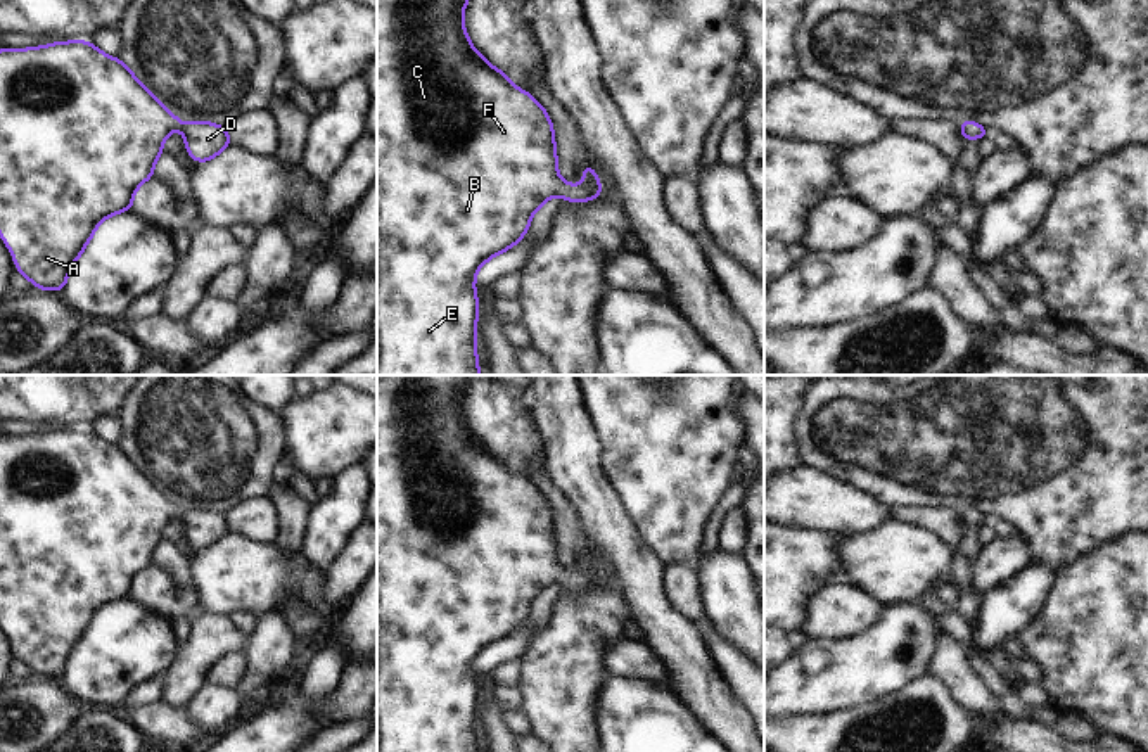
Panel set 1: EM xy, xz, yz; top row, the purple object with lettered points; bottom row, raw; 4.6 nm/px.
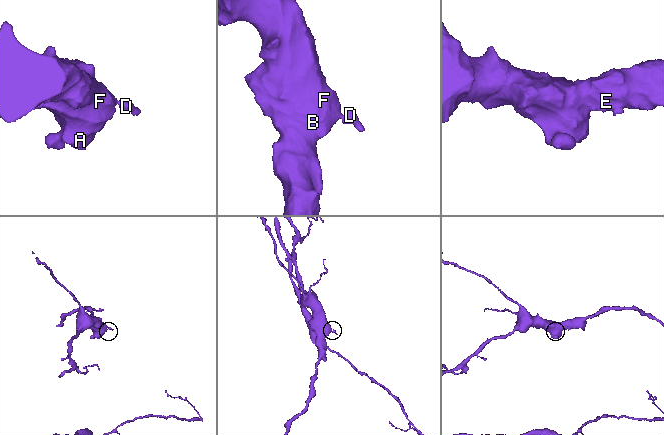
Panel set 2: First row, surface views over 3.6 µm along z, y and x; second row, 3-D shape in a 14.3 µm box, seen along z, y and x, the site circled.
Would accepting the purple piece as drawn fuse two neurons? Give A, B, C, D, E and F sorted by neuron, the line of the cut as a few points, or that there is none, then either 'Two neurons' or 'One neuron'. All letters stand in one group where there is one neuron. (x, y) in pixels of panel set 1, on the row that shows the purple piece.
Groups: A B C D E F. No split. One neuron.

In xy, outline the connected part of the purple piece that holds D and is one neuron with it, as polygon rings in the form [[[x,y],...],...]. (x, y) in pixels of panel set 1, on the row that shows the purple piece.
[[[90,41],[0,50],[0,237],[16,270],[33,287],[64,290],[71,268],[99,230],[99,223],[133,207],[133,195],[154,176],[164,140],[176,128],[195,163],[207,163],[232,145],[230,133],[221,124],[182,123],[121,59],[104,54]]]

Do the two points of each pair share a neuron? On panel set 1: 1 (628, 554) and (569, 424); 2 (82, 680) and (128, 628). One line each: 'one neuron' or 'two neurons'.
1: one neuron
2: one neuron

